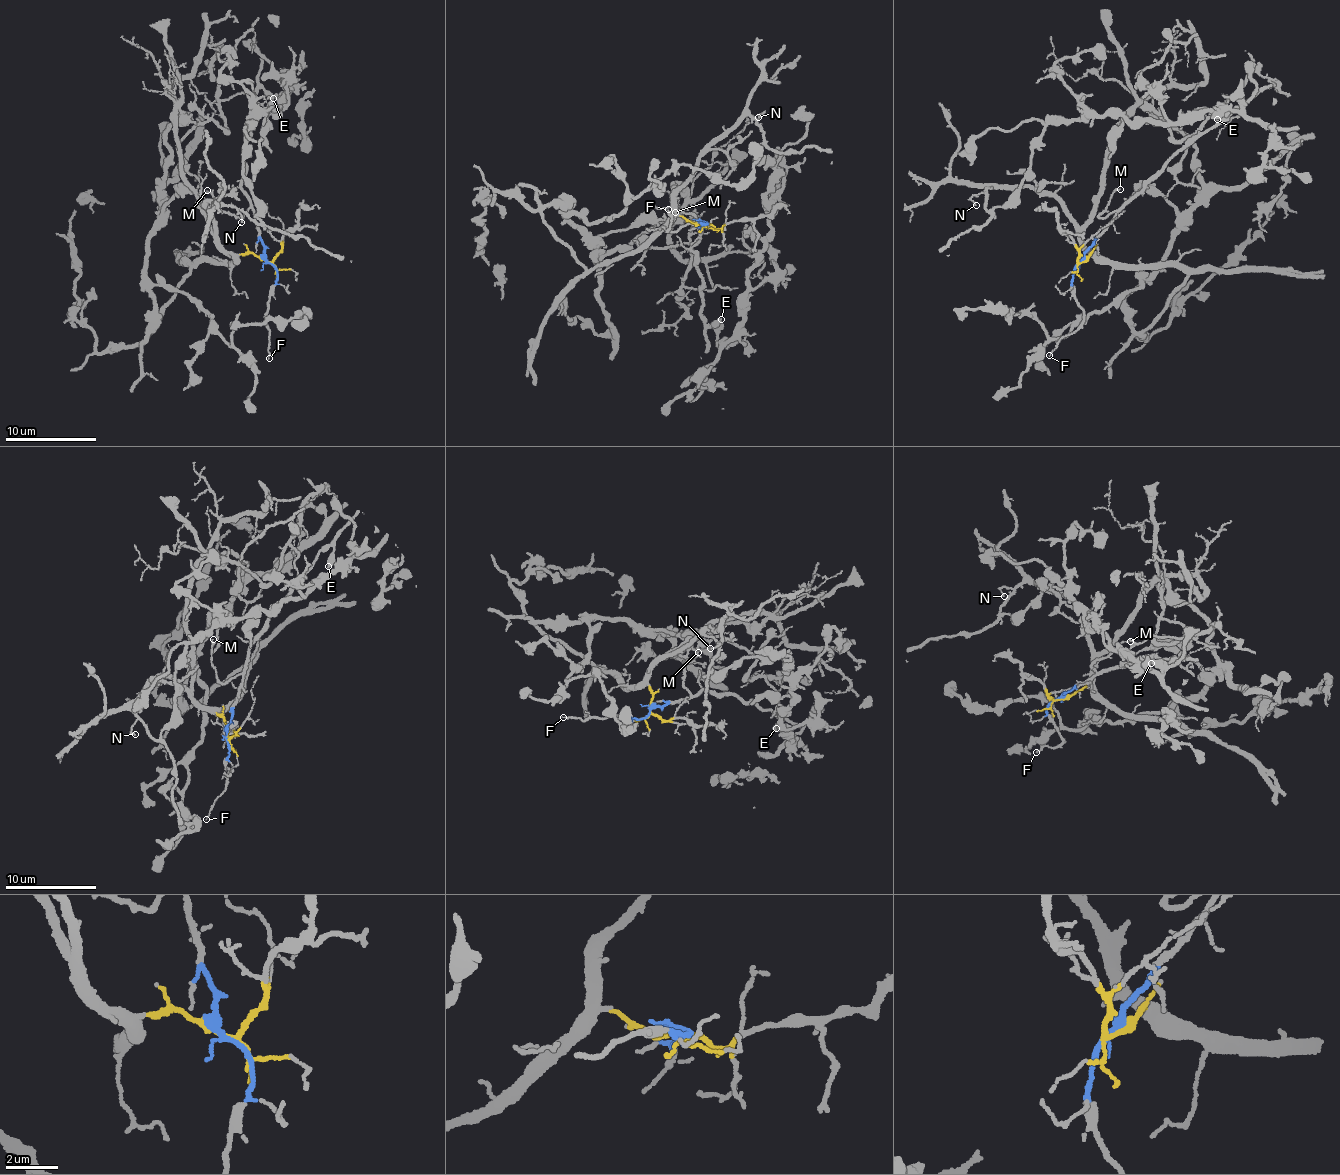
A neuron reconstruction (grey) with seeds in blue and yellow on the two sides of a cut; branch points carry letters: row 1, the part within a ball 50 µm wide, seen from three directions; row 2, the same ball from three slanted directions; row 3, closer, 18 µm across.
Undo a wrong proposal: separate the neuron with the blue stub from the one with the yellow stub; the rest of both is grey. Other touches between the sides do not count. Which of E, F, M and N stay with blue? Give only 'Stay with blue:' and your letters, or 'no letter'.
Stay with blue: E, F, M

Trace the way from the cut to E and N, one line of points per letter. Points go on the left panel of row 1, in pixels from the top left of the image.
E: (266, 262), (265, 248), (241, 181), (256, 90), (268, 90), (273, 99)
N: (266, 262), (250, 254), (234, 254), (220, 244), (216, 227), (204, 209), (210, 201), (237, 208), (241, 222)

